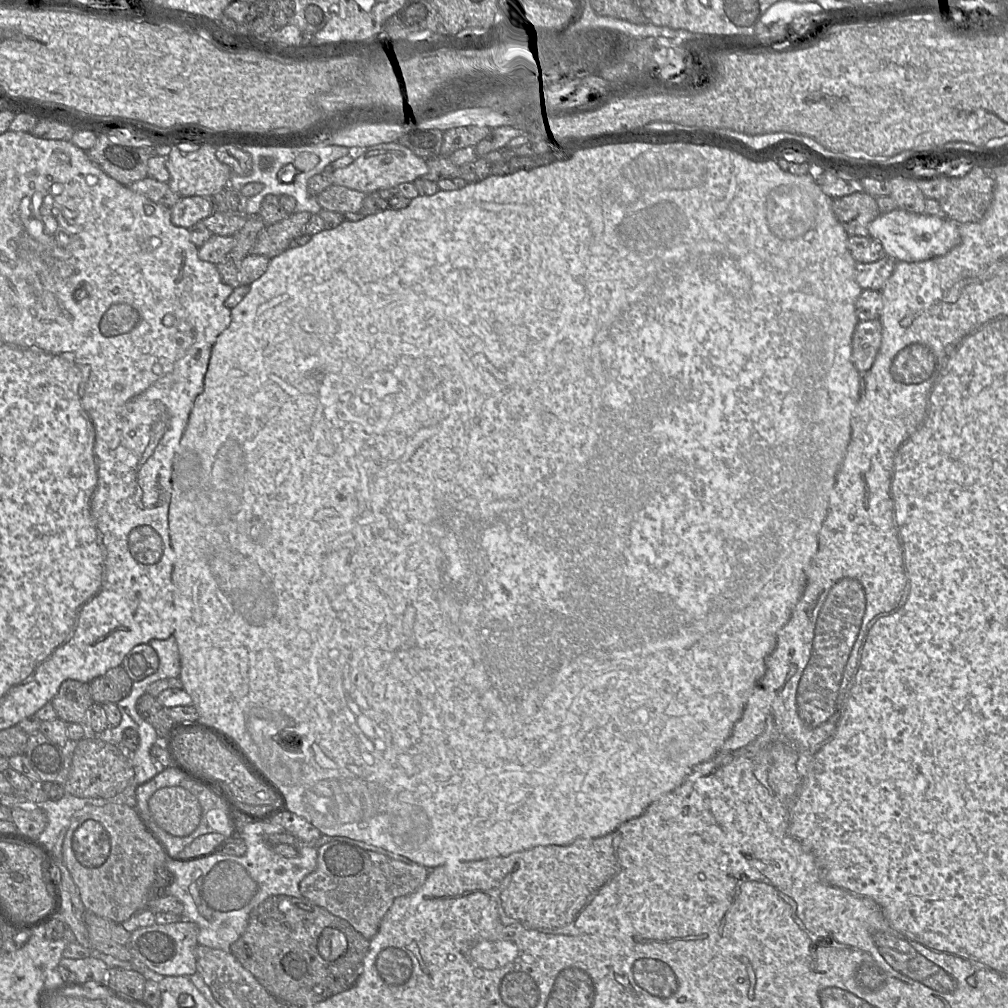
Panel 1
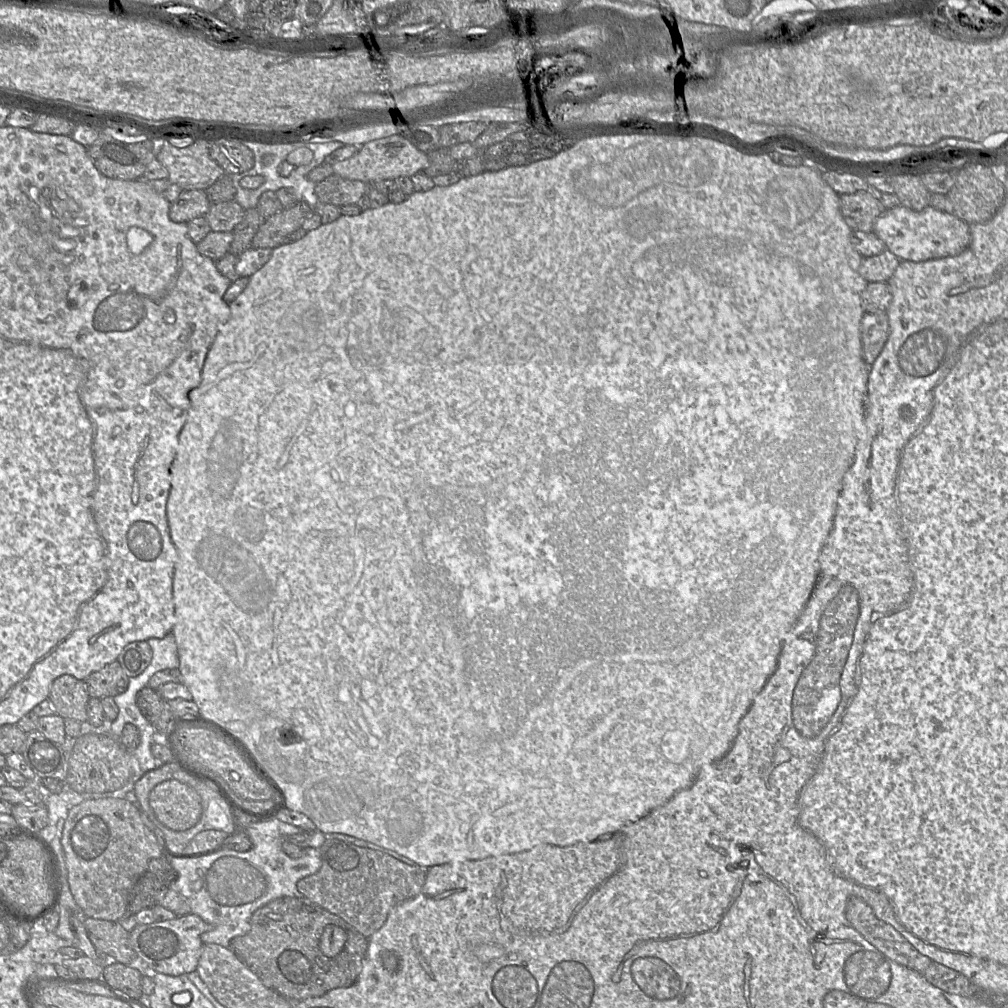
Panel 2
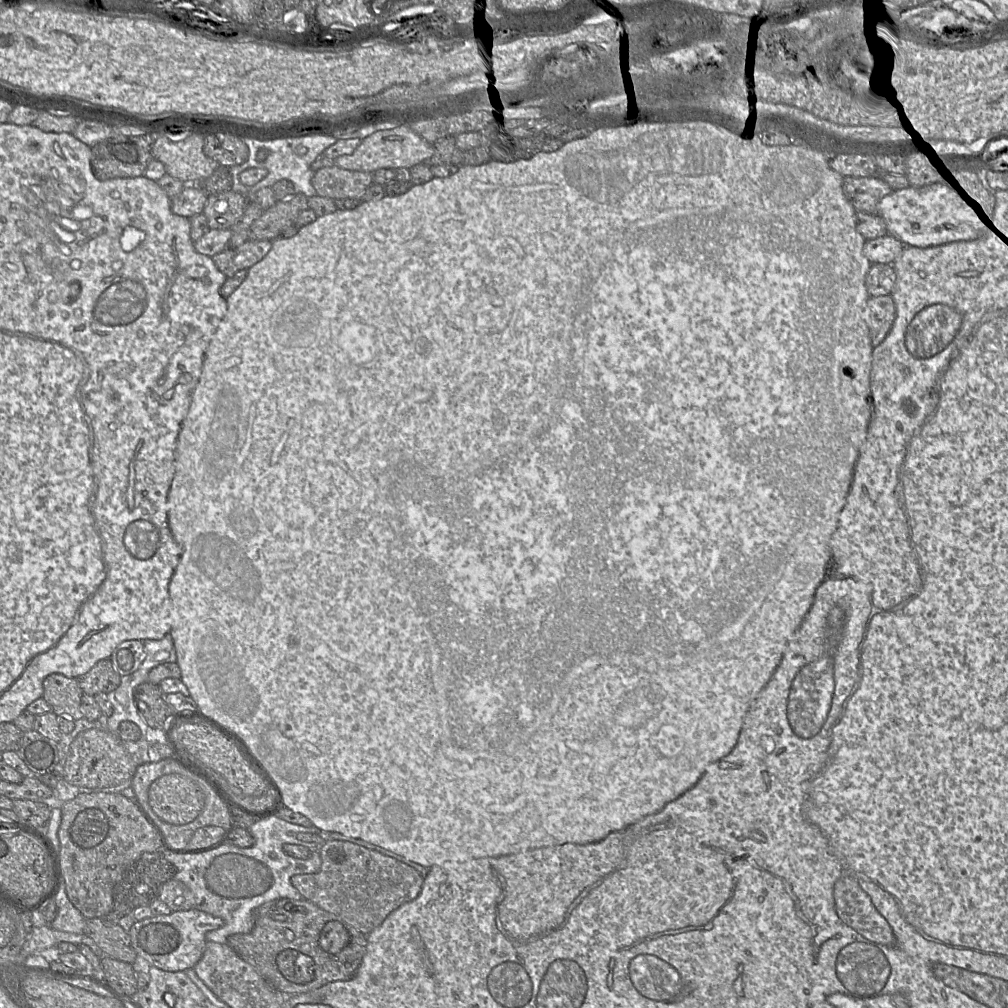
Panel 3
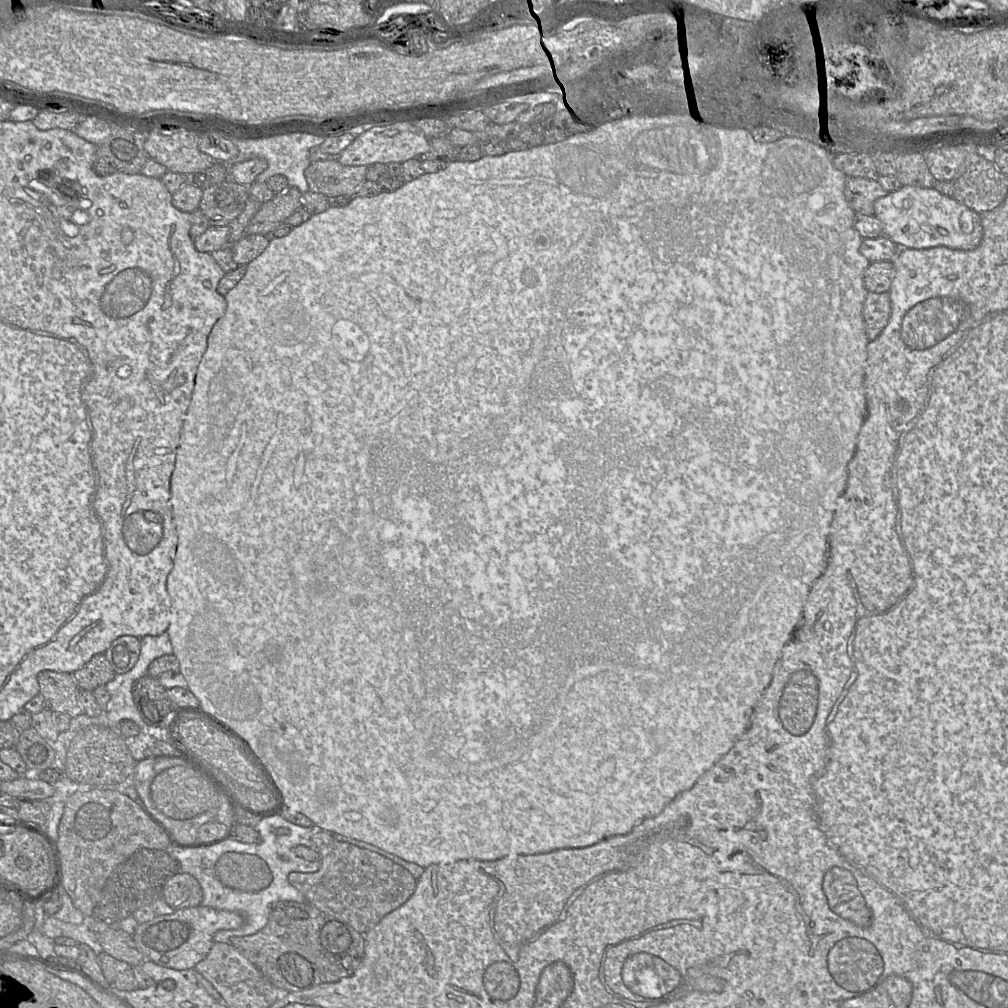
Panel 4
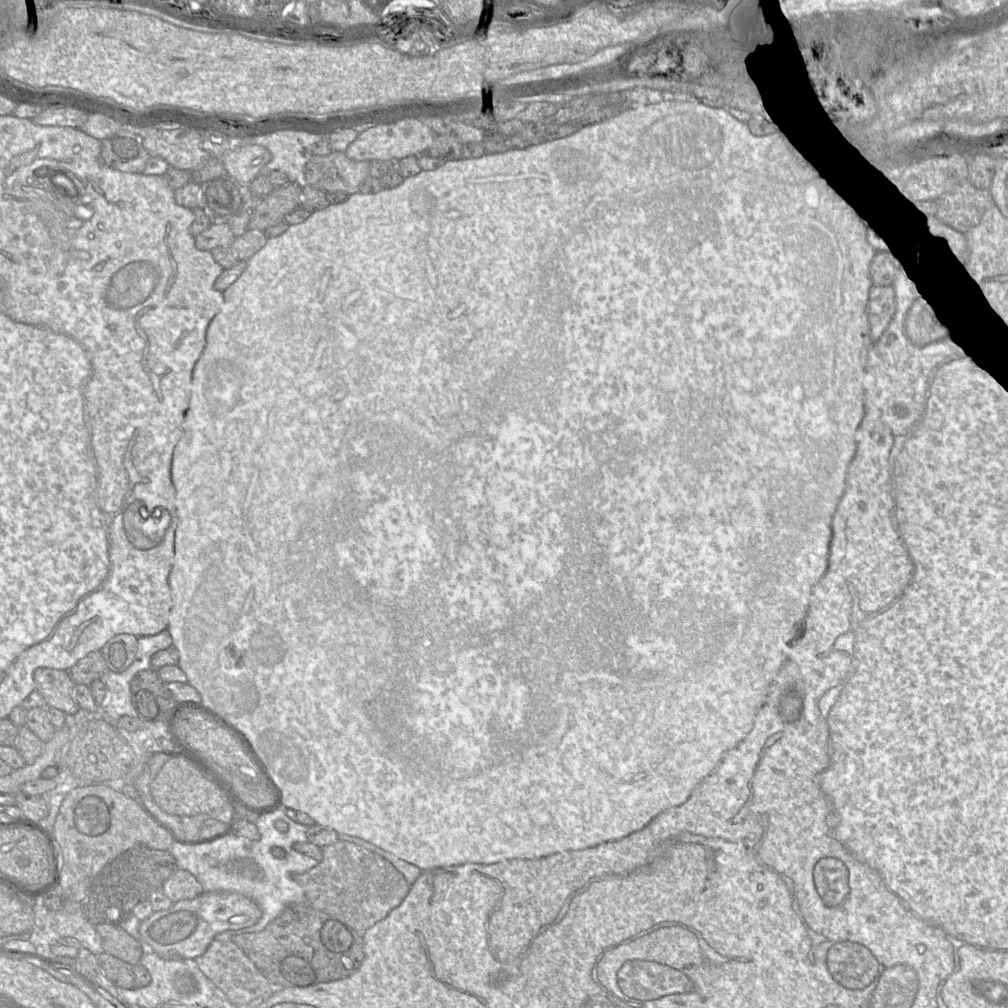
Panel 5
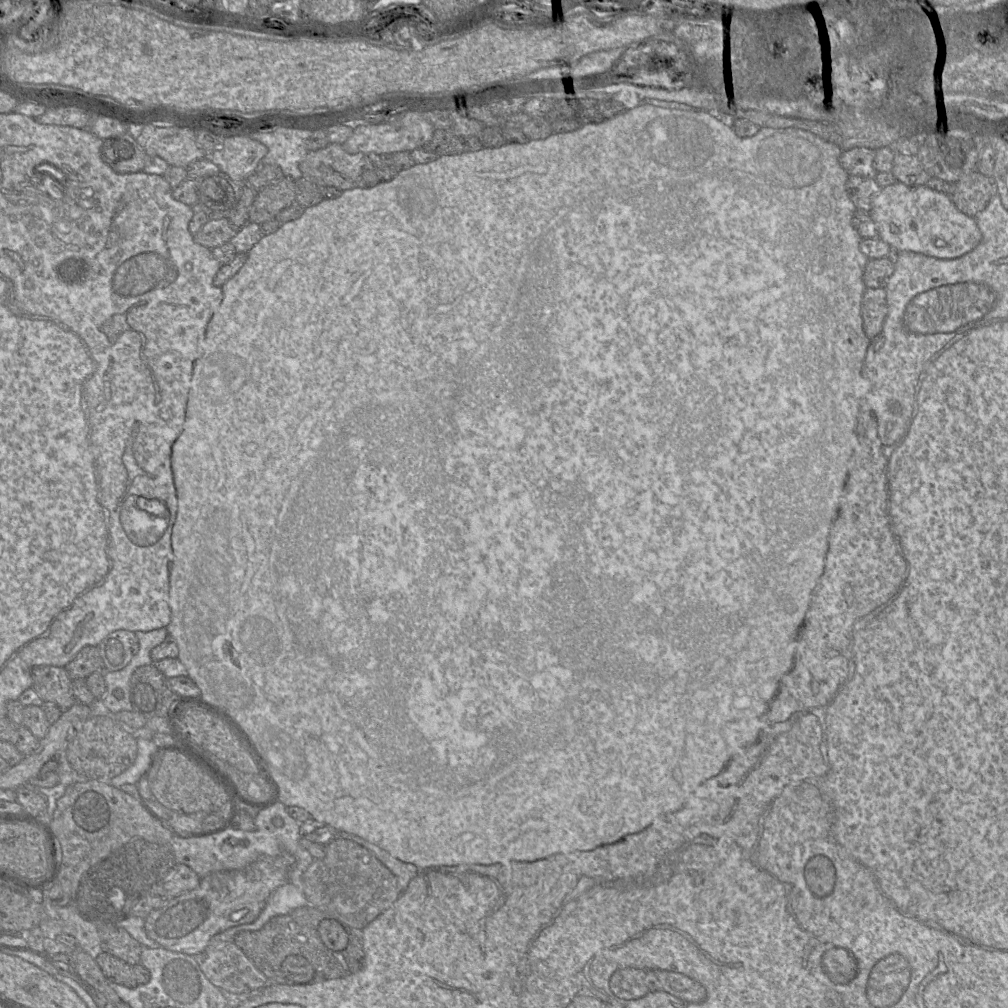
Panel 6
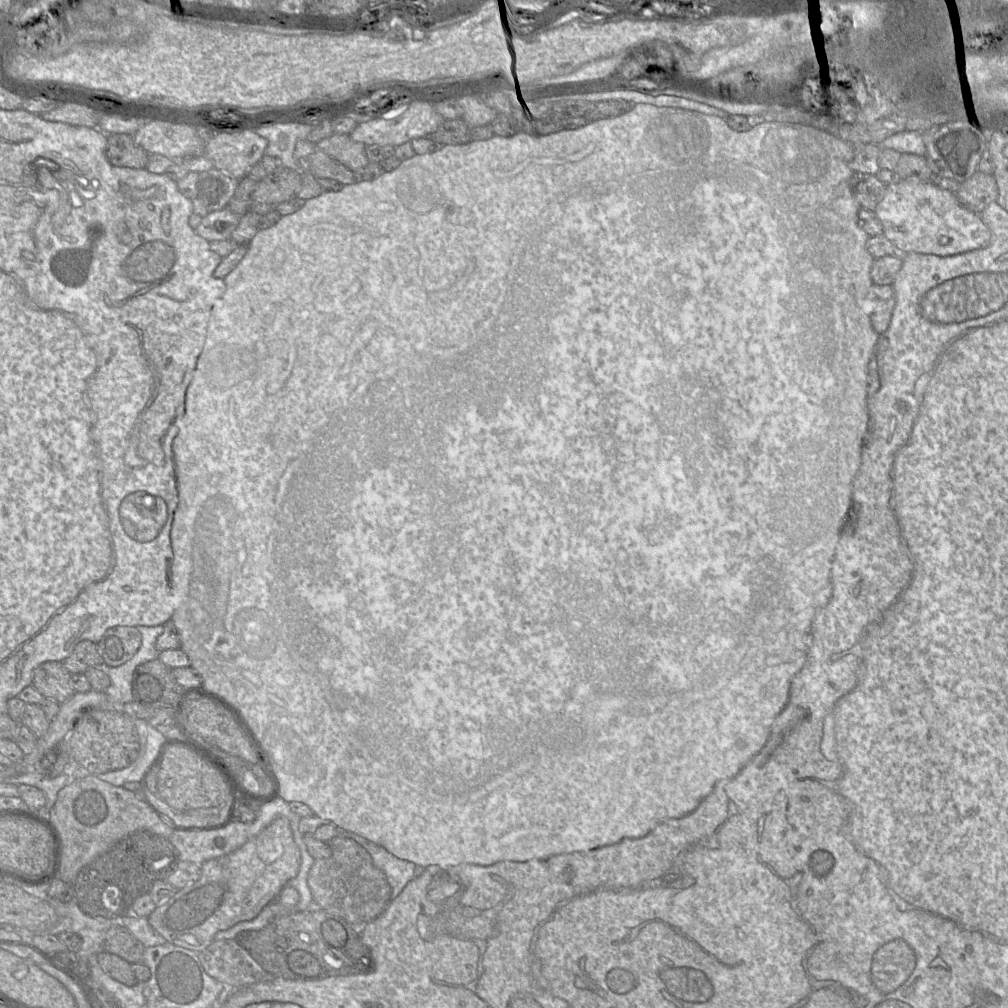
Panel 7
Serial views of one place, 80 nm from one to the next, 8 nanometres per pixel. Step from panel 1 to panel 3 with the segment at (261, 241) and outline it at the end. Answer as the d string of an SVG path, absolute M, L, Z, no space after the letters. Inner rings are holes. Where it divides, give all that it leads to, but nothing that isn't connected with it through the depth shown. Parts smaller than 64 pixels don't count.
M302 193L278 200L252 223L249 239L274 240L280 237L281 232L294 224L298 215L308 208L308 197Z

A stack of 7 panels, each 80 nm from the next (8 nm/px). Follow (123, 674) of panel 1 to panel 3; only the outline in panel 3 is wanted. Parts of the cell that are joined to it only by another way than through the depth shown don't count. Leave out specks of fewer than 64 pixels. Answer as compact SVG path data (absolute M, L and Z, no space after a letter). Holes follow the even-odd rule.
M110 658L100 660L88 673L78 679L83 693L95 696L115 691L122 676L116 671Z

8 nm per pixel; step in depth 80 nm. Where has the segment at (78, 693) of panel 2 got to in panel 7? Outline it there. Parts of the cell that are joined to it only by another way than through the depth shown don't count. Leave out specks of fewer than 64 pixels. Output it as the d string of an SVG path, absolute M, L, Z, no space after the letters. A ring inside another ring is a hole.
M47 661L35 669L32 685L45 698L64 703L75 694L71 675L63 662Z

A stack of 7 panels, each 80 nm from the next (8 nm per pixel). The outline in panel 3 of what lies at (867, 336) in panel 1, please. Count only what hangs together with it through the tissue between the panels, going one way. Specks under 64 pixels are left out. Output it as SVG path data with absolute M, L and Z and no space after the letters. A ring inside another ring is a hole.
M892 296L871 297L866 305L866 324L869 328L871 345L878 347L889 333L895 318Z

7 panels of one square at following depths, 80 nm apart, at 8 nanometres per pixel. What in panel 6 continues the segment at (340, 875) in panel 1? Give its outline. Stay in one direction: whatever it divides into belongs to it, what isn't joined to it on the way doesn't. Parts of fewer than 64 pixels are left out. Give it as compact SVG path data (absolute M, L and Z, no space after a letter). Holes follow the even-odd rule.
M335 838L326 845L323 859L315 859L302 877L308 906L329 913L352 929L363 930L400 896L393 873L358 843Z

